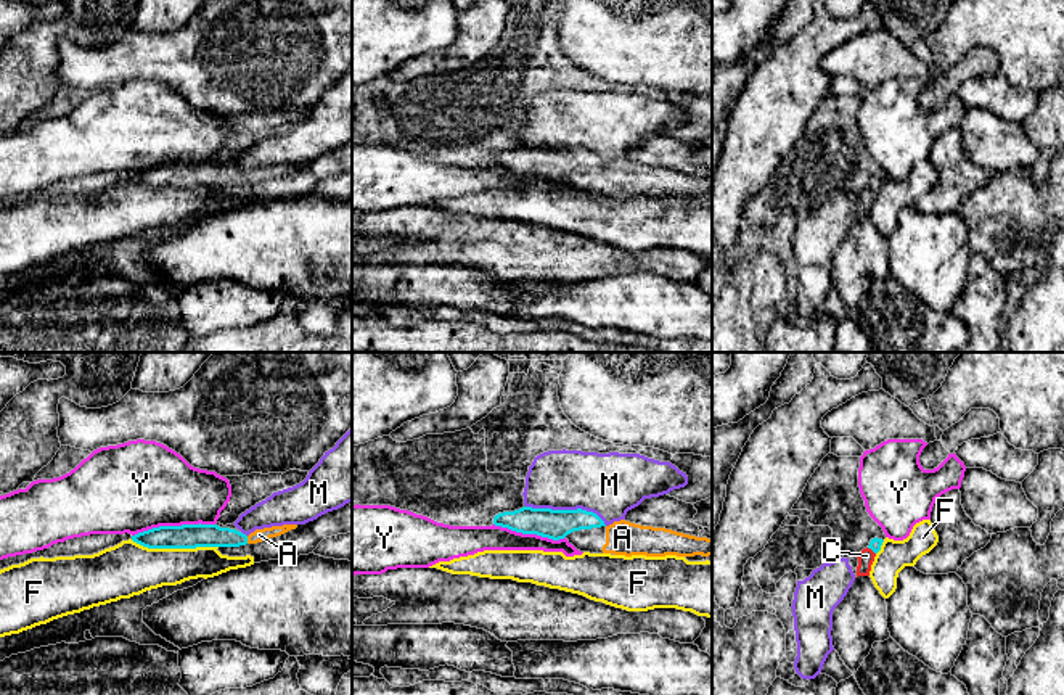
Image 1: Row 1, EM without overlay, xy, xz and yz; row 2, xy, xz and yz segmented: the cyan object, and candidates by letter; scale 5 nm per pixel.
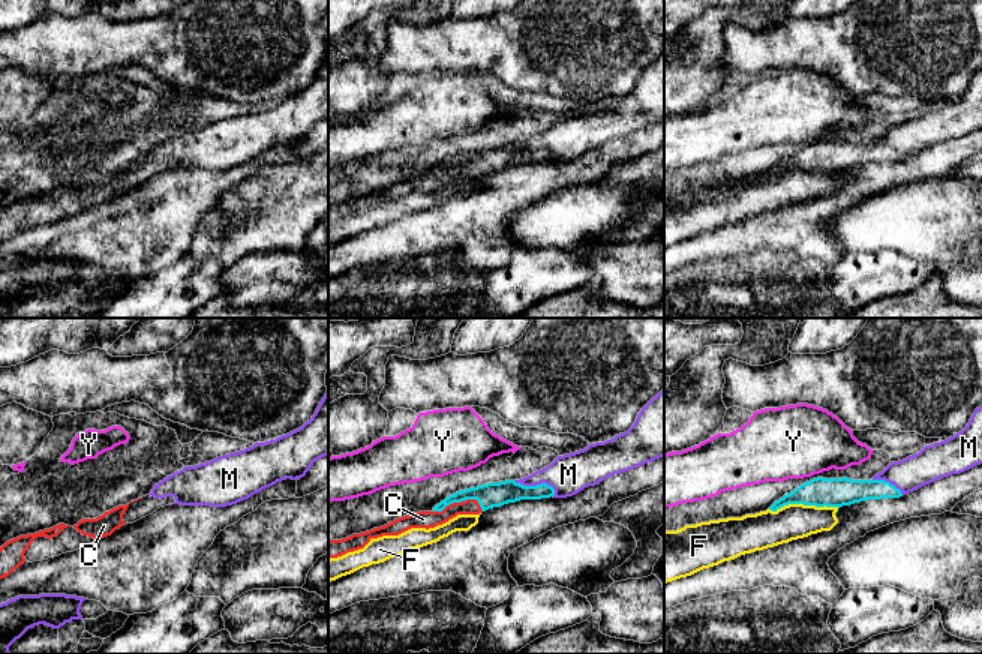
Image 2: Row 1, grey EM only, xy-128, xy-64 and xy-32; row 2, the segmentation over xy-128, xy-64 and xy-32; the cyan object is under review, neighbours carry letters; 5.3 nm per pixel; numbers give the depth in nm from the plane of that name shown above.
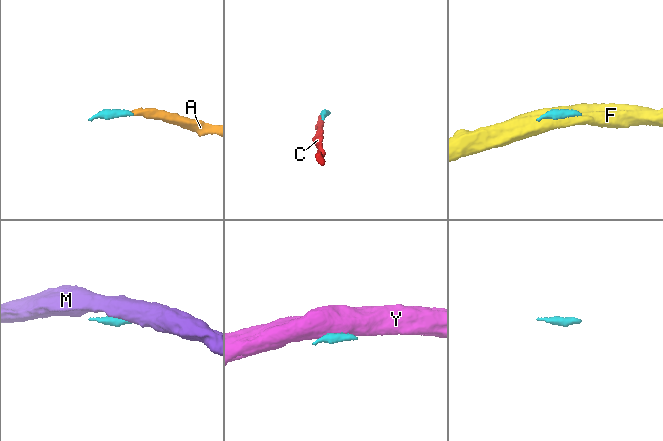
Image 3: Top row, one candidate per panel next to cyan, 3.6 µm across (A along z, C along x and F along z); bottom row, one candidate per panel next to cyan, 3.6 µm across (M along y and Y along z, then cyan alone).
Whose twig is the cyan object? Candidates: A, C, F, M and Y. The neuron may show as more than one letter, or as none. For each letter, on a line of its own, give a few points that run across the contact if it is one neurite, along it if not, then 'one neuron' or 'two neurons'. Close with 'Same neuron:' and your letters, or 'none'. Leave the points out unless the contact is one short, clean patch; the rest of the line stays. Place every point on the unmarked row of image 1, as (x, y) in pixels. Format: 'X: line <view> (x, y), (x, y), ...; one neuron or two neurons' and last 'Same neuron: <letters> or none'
A: line xy (200, 174), (246, 179), (259, 174); one neuron
C: line yz (875, 184), (871, 189), (867, 195); one neuron
F: two neurons
M: line xz (526, 145), (585, 148), (592, 150), (606, 164); two neurons
Y: line xy (214, 163), (159, 164), (132, 176); two neurons
Same neuron: A, C

